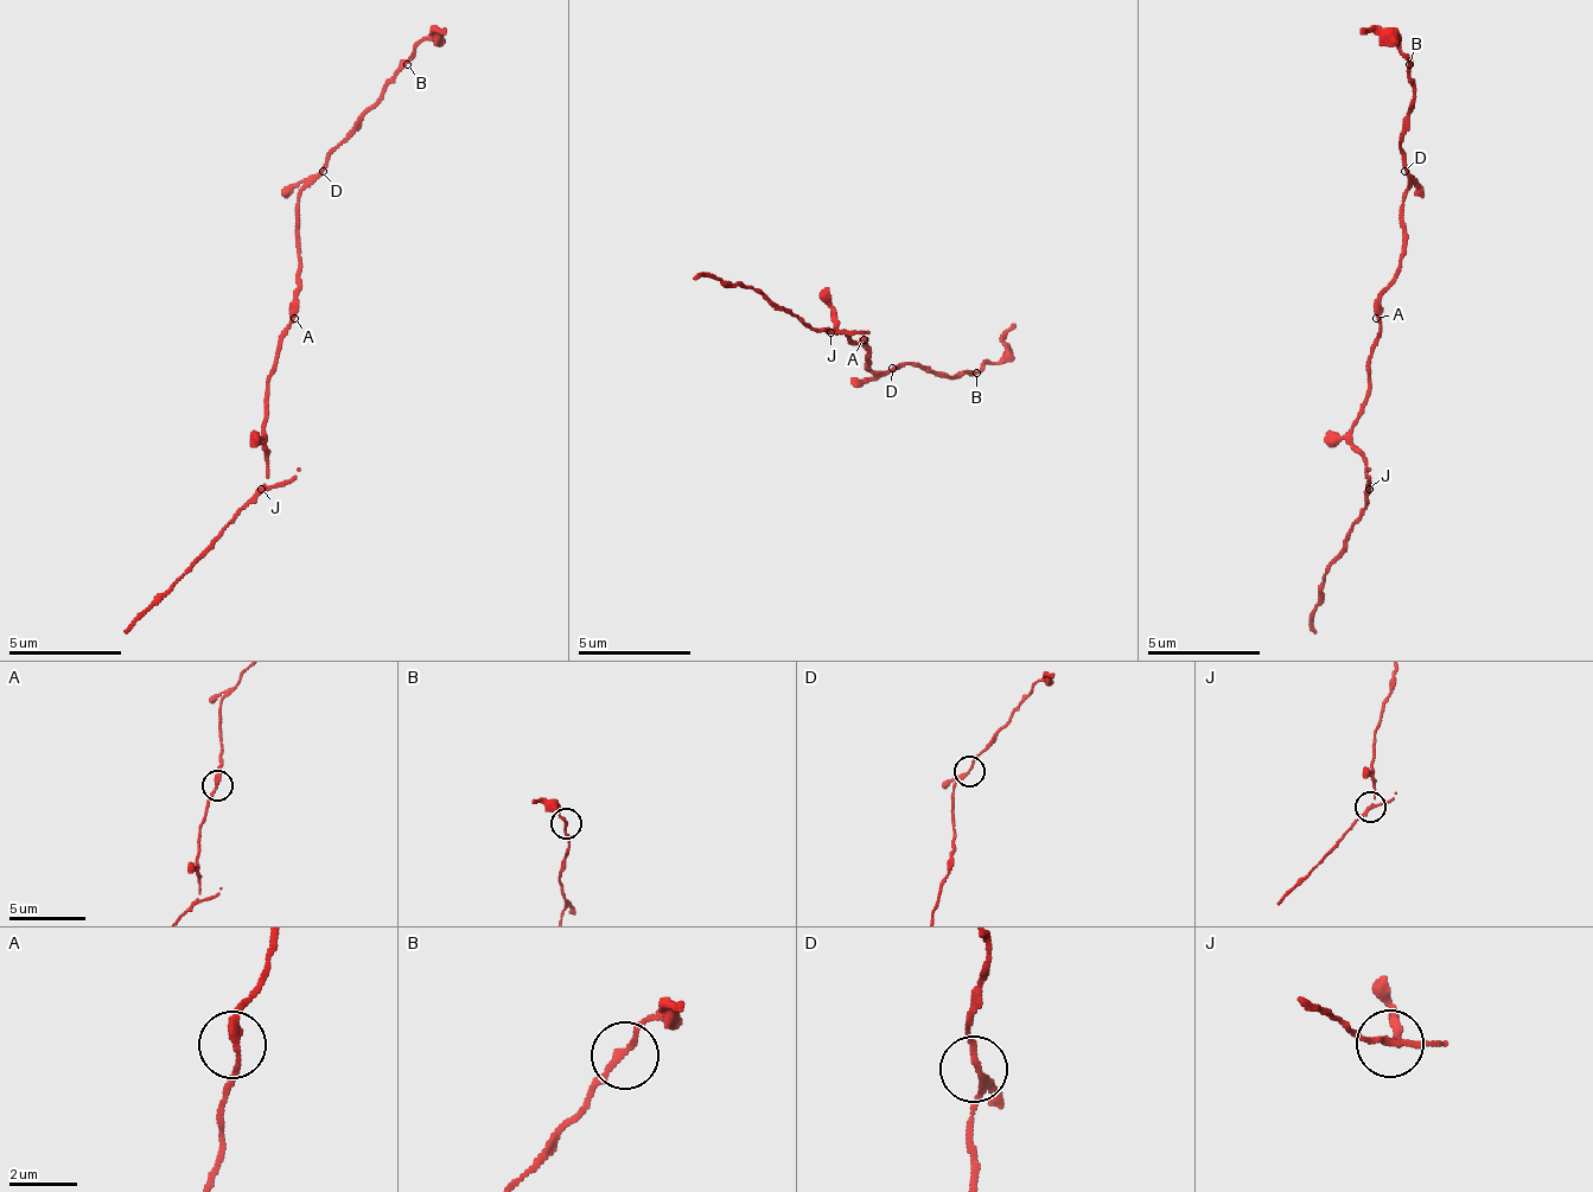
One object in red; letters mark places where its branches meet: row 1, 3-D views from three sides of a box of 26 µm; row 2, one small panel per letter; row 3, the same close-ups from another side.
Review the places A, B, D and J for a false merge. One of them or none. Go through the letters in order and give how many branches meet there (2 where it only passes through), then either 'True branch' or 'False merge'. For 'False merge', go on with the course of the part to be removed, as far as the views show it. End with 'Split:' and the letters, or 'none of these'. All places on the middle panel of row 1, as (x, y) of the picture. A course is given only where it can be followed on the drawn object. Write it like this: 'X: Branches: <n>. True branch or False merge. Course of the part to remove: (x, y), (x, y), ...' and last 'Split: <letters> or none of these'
A: Branches: 2. True branch
B: Branches: 2. True branch
D: Branches: 3. True branch
J: Branches: 3. False merge. Course of the part to remove: (829, 333), (751, 288), (694, 276)
Split: J

